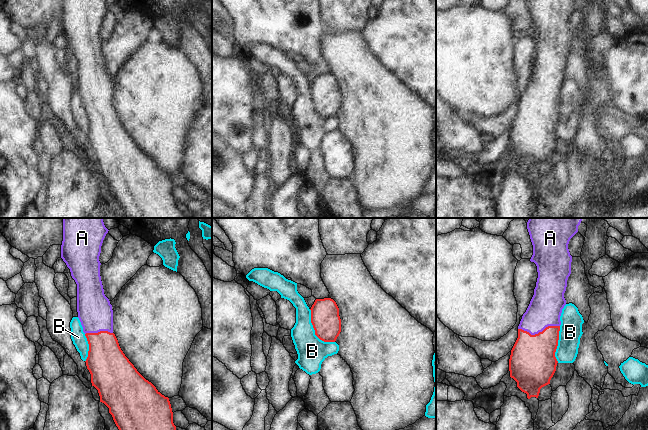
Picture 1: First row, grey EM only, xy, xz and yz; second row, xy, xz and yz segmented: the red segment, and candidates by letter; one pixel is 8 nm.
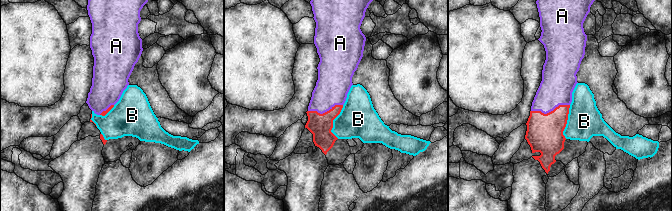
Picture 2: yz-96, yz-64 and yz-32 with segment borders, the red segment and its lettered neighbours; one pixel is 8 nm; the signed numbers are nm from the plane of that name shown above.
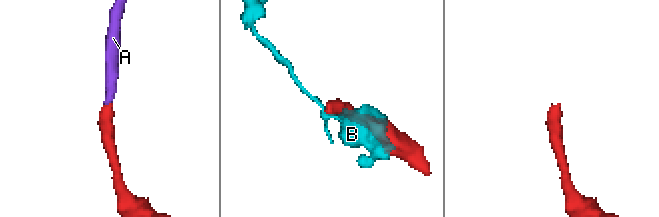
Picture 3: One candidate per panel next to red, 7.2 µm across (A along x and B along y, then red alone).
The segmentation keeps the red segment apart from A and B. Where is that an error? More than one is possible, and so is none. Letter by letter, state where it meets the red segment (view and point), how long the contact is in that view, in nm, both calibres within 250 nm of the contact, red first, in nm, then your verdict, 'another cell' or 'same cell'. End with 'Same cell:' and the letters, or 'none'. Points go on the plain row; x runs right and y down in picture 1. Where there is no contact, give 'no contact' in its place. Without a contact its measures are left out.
A: yz (539, 108) | 340 nm | 380/260 nm | same cell
B: xz (315, 107) | 340 nm | 220/240 nm | another cell
Same cell: A

